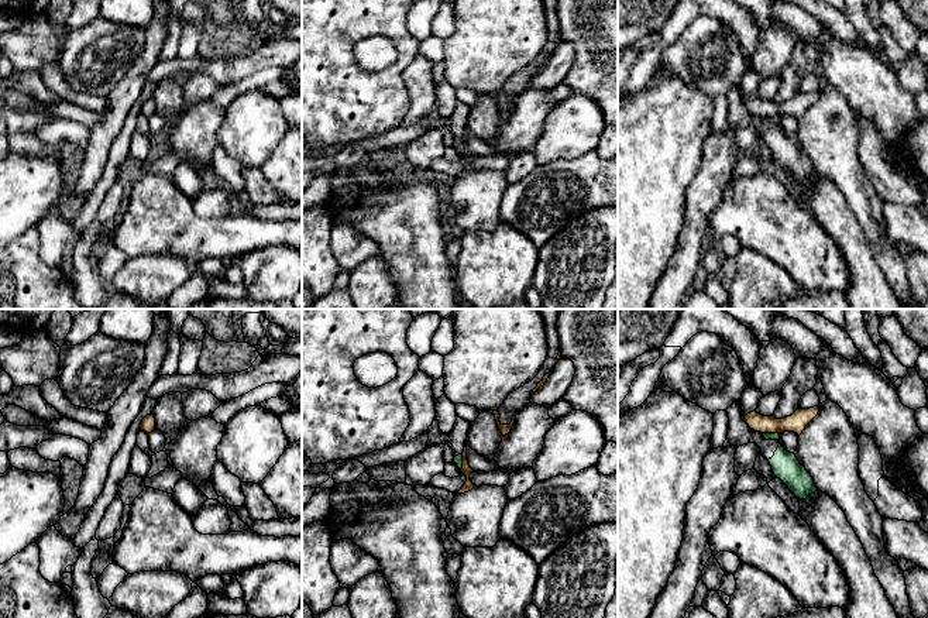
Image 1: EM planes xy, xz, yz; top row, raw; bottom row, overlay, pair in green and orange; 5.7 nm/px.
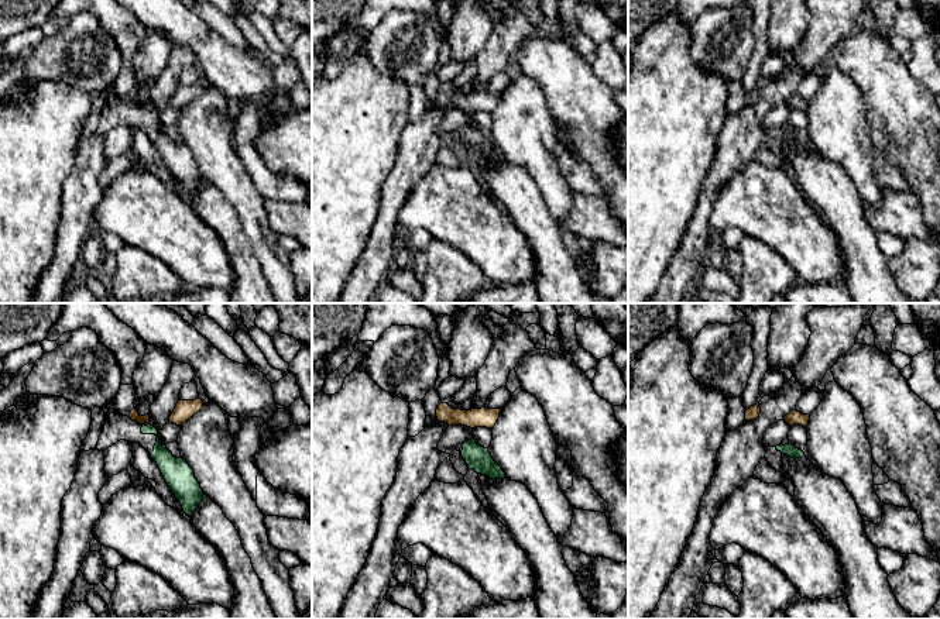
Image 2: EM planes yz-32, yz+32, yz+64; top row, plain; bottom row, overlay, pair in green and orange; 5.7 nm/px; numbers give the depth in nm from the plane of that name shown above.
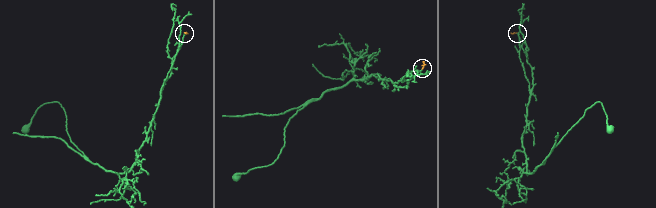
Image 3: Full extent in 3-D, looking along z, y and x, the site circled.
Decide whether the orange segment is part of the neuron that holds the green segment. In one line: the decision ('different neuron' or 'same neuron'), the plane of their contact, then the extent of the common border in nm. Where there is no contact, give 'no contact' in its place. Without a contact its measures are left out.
different neuron | yz | 110 nm

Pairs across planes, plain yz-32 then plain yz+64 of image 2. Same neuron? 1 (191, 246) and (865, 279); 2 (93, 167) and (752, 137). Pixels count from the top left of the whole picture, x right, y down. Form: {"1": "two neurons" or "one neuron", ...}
{"1": "two neurons", "2": "one neuron"}

